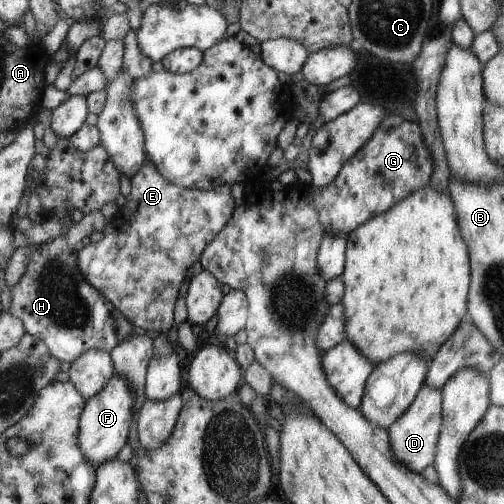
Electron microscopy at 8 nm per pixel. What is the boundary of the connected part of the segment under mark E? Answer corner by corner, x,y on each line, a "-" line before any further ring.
148,160
129,180
132,188
125,197
124,206
110,218
110,222
106,222
102,240
91,241
79,251
79,267
86,282
103,294
106,300
110,300
115,308
123,311
125,320
130,320
130,324
143,332
154,335
155,332
168,332
172,328
174,304
178,300
178,292
182,292
180,288
188,268
200,260
202,250
215,240
230,221
236,202
230,194
230,185
222,185
214,190
182,188
168,182

